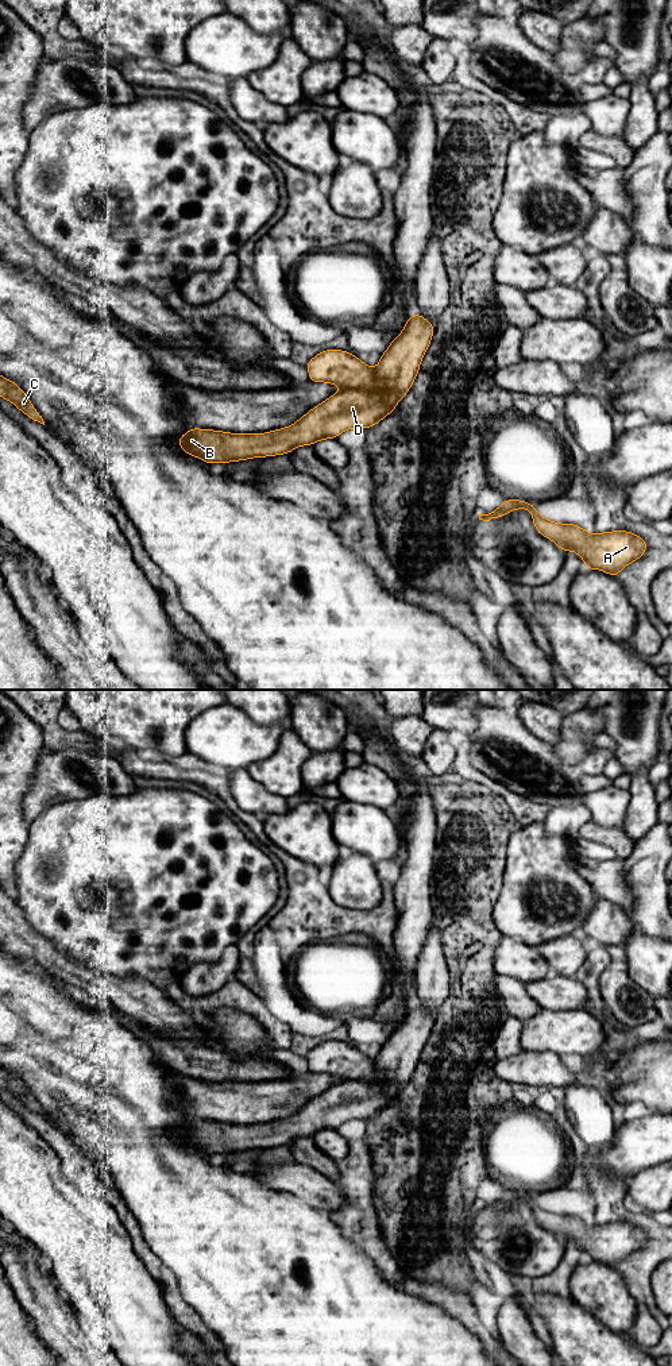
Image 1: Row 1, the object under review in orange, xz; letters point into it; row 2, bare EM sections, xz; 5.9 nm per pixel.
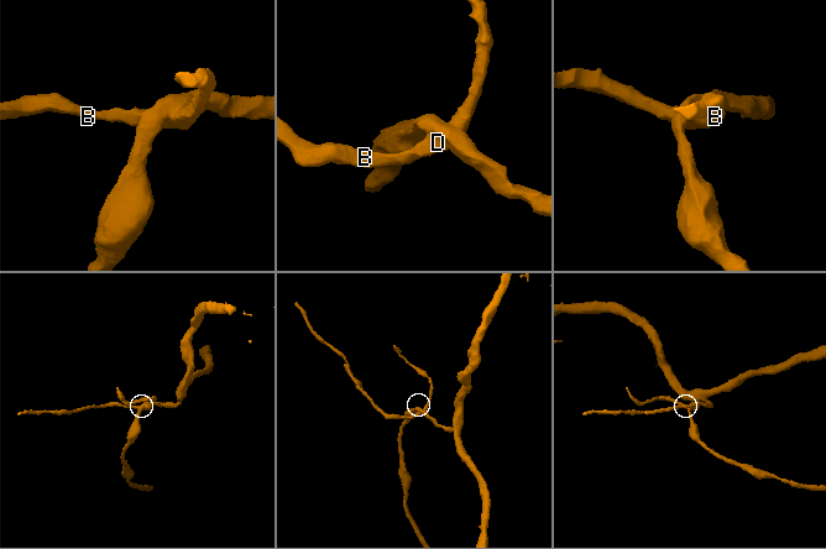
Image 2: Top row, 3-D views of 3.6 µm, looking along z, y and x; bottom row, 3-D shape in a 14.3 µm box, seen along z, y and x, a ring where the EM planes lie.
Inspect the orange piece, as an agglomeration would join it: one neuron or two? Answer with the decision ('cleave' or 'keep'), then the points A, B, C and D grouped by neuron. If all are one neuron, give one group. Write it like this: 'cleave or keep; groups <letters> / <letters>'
cleave; groups A / B C D

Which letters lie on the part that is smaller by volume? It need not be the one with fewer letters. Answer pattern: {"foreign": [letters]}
{"foreign": ["B", "C", "D"]}

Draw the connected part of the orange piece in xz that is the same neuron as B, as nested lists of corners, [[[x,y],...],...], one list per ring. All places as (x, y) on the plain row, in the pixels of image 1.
[[[418,1004],[406,1012],[402,1023],[382,1045],[375,1062],[375,1077],[371,1081],[341,1081],[312,1099],[293,1116],[266,1124],[229,1124],[213,1120],[192,1119],[177,1135],[192,1147],[206,1154],[229,1154],[252,1149],[290,1145],[294,1139],[313,1137],[318,1131],[336,1130],[351,1119],[371,1119],[387,1107],[387,1103],[408,1085],[418,1062],[420,1054],[430,1035],[435,1018]]]

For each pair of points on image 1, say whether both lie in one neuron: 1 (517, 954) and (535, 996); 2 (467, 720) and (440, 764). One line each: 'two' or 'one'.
1: one
2: two

